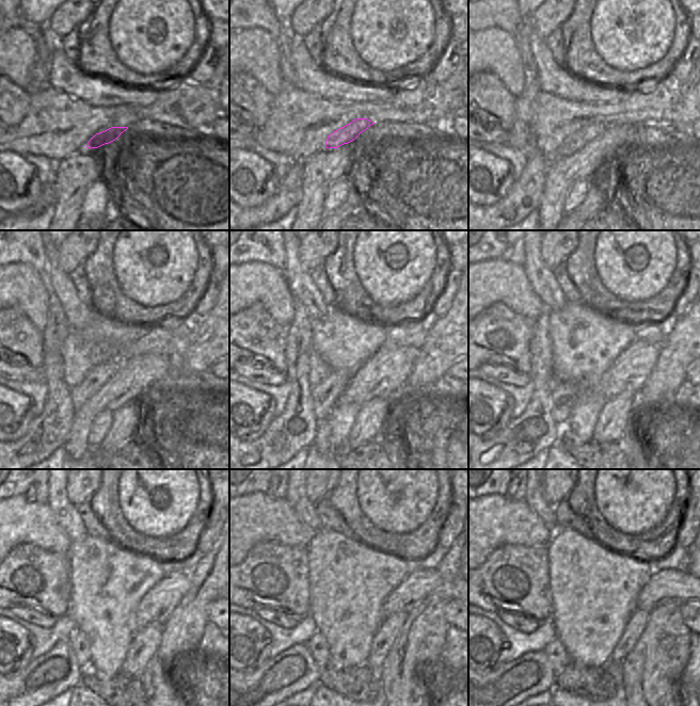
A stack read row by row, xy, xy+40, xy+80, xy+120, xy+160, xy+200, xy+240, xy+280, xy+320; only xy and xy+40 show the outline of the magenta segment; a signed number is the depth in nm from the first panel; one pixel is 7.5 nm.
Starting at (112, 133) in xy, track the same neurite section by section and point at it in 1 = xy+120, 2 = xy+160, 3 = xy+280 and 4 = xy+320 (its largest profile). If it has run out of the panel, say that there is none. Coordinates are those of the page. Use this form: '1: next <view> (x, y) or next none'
1: next xy+120 (99, 374)
2: next xy+160 (324, 396)
3: next xy+280 (317, 645)
4: next xy+320 (555, 652)

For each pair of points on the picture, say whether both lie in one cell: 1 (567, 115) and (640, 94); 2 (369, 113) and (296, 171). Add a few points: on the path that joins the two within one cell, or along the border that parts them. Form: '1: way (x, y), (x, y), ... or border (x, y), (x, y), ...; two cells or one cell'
1: way (585, 113), (622, 112); one cell
2: border (291, 160), (301, 161); two cells

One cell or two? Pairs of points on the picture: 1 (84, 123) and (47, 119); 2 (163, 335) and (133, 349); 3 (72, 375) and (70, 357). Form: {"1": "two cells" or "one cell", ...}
{"1": "one cell", "2": "one cell", "3": "one cell"}

